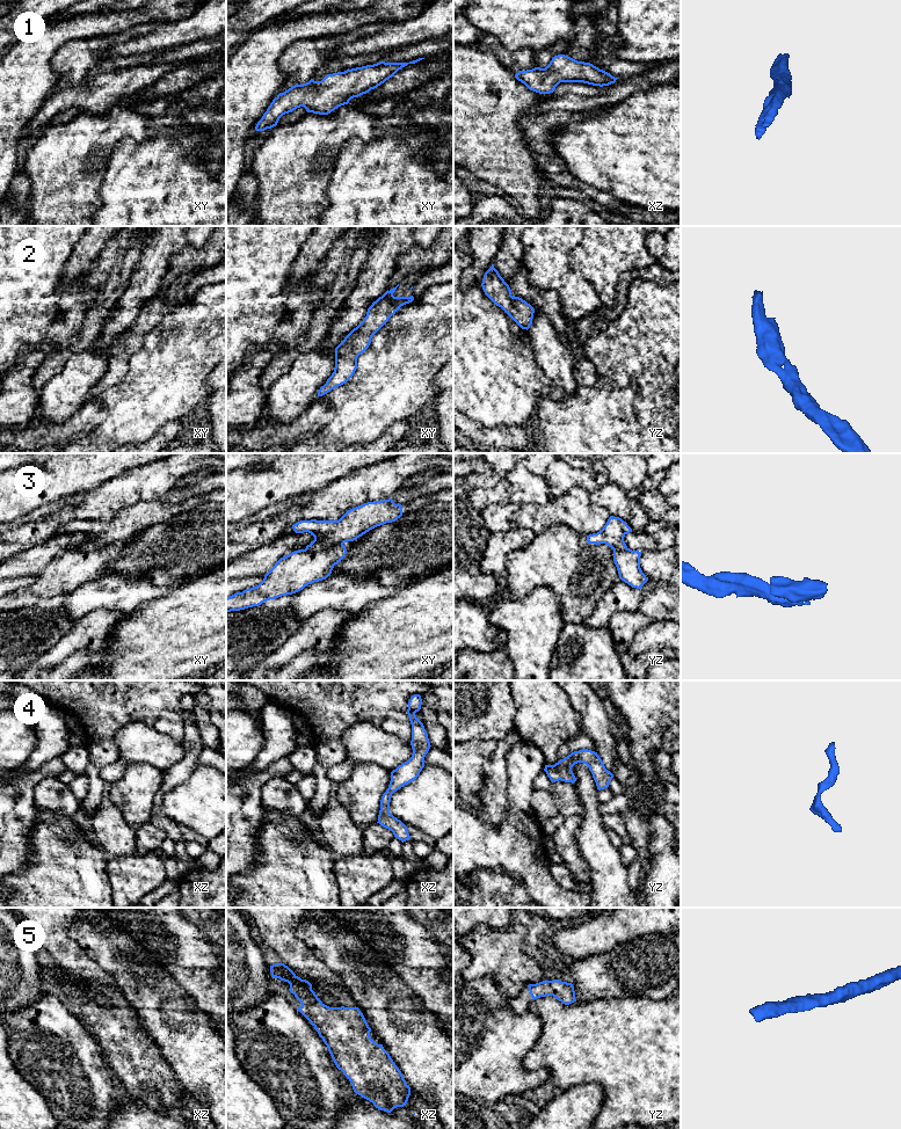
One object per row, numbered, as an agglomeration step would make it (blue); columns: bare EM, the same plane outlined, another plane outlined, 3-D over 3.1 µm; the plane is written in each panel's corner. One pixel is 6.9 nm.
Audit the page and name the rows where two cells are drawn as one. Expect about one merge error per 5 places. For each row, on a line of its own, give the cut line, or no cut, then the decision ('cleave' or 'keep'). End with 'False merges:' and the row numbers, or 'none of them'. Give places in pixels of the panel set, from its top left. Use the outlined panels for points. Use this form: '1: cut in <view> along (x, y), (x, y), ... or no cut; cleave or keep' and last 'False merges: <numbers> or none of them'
1: no cut; keep
2: no cut; keep
3: cut in xy along (342, 543), (335, 546), (305, 550); cleave
4: no cut; keep
5: no cut; keep
False merges: 3

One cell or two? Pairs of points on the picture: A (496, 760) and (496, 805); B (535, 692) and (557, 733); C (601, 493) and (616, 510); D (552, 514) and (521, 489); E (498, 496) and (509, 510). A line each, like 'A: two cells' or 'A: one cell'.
A: one cell
B: one cell
C: one cell
D: two cells
E: two cells

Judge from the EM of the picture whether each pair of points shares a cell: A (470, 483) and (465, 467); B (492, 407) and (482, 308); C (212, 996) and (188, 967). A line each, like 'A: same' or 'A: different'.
A: different
B: same
C: same

